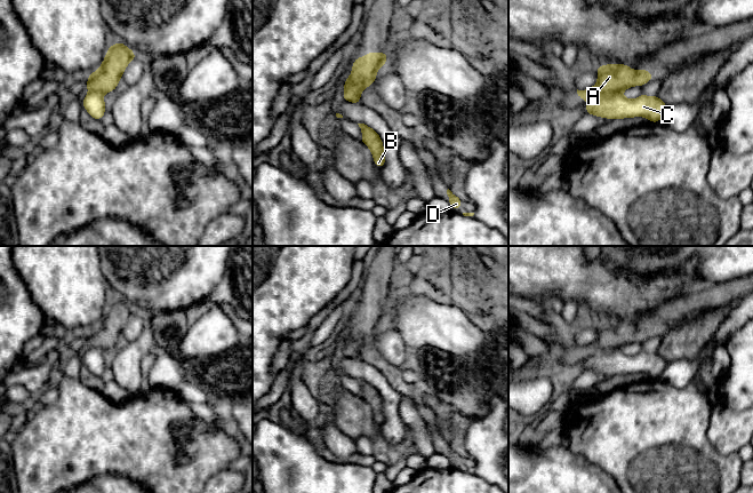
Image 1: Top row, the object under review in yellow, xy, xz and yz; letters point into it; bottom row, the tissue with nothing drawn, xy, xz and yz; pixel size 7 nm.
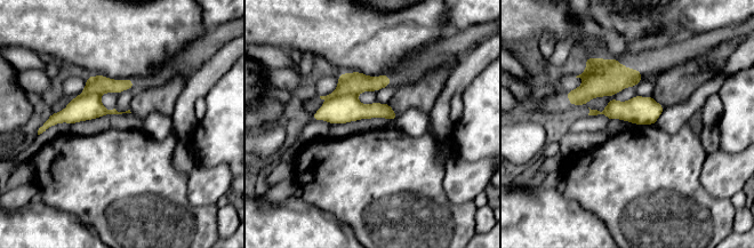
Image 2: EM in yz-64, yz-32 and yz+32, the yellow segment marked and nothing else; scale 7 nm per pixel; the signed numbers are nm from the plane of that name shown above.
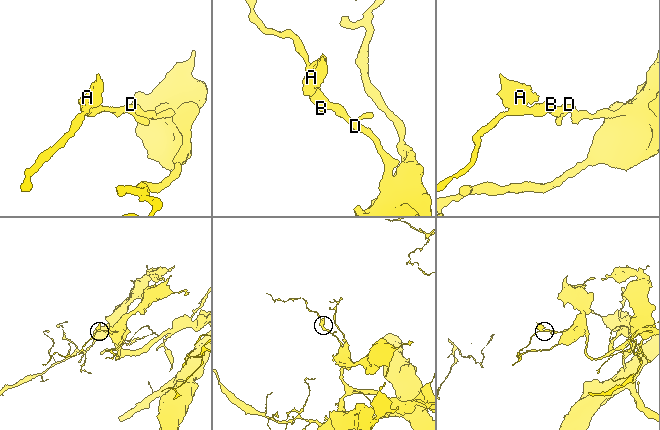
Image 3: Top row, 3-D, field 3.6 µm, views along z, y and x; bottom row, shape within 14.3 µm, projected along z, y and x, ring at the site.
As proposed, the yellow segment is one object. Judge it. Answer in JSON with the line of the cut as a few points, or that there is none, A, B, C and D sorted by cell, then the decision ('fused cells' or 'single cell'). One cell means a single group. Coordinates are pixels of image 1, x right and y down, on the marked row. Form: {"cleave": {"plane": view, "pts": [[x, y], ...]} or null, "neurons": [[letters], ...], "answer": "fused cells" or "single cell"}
{"cleave": {"plane": "yz", "pts": [[621, 90], [603, 93], [592, 100]]}, "neurons": [["A"], ["B", "C", "D"]], "answer": "fused cells"}

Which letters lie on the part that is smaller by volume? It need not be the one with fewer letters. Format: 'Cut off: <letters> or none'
Cut off: A

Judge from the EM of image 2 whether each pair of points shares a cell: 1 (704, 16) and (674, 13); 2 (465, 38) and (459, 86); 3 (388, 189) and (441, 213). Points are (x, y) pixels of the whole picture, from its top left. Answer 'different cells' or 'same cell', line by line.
1: same cell
2: different cells
3: same cell

